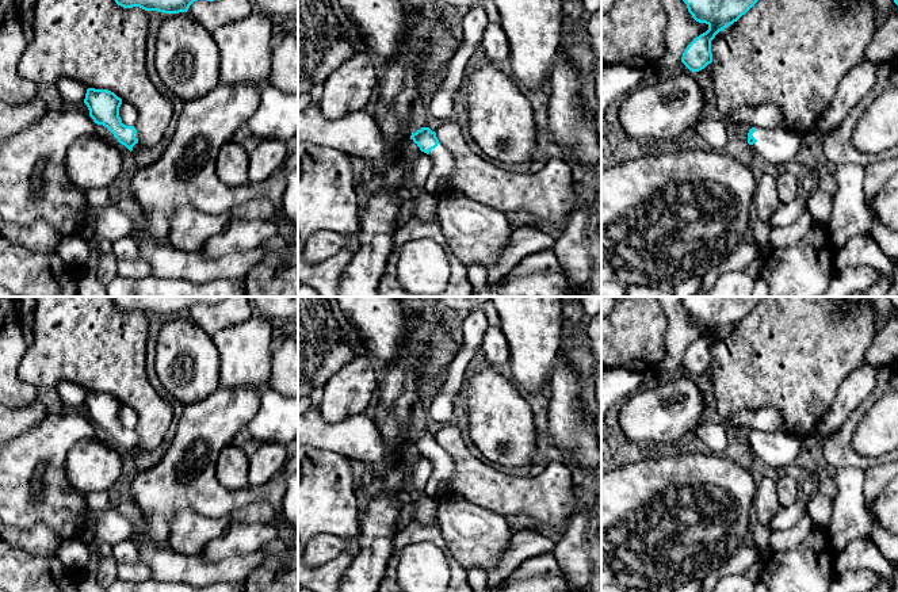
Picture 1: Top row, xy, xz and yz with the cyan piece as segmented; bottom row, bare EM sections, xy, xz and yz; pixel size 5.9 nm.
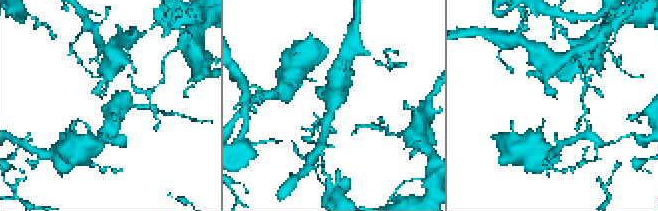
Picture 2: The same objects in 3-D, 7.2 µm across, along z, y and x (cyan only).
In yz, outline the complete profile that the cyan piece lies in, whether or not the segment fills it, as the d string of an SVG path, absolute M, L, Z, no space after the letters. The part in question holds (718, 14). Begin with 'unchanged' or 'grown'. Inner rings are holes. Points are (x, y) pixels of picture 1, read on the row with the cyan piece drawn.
unchanged; M683 0L688 12L699 23L706 23L708 30L696 37L684 50L681 62L693 73L704 69L712 62L711 41L715 35L737 22L745 15L758 0Z

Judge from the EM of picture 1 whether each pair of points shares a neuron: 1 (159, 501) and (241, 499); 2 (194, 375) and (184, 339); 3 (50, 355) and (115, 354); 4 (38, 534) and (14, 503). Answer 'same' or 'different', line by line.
1: same
2: same
3: same
4: different

